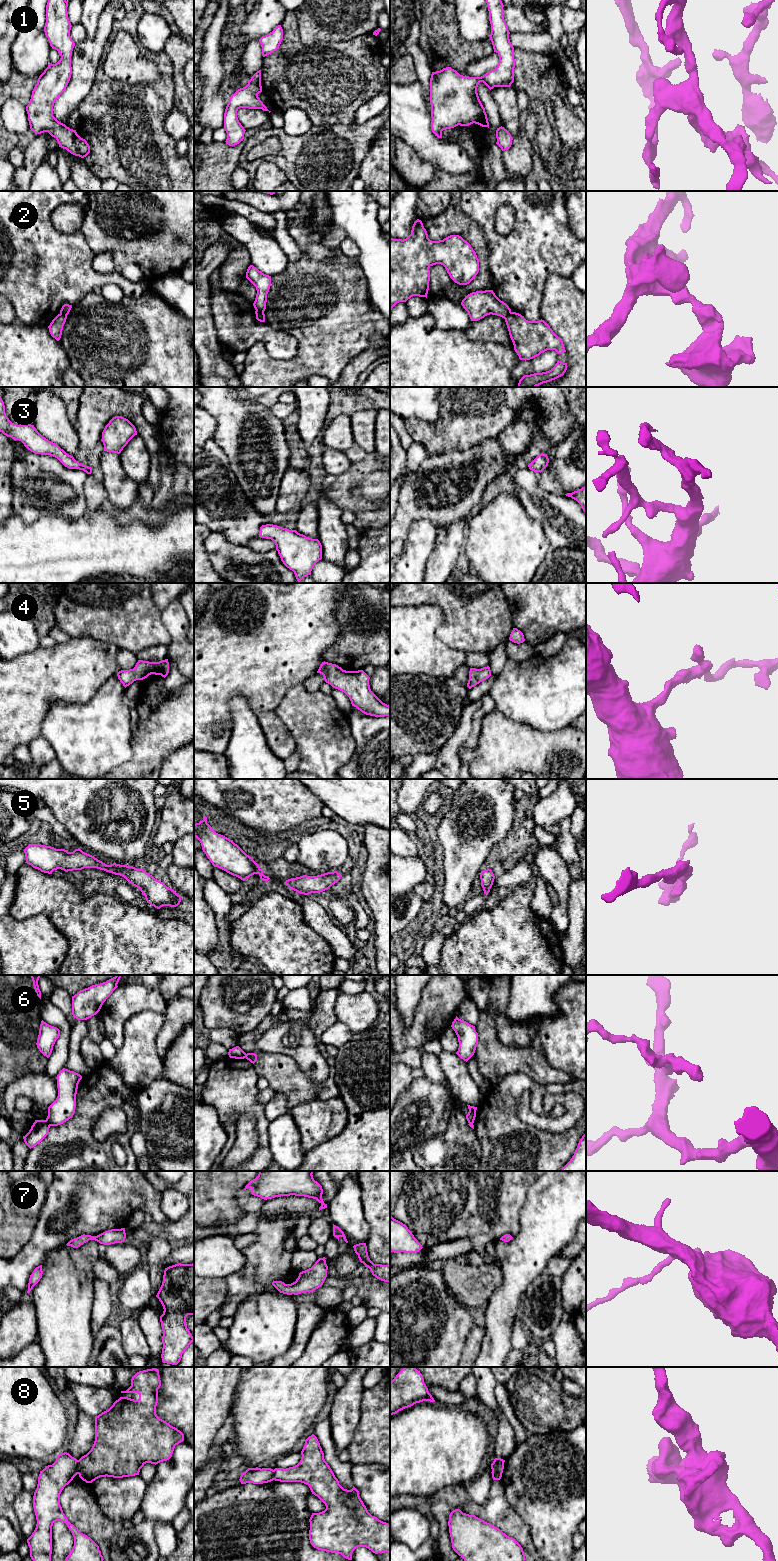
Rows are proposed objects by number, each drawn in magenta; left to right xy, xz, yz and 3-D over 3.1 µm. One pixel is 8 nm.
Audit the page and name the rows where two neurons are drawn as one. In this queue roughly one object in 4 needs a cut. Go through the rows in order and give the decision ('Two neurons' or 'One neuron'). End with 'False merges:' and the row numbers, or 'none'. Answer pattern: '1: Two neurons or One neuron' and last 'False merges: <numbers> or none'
1: One neuron
2: Two neurons
3: One neuron
4: One neuron
5: One neuron
6: Two neurons
7: One neuron
8: Two neurons
False merges: 2, 6, 8

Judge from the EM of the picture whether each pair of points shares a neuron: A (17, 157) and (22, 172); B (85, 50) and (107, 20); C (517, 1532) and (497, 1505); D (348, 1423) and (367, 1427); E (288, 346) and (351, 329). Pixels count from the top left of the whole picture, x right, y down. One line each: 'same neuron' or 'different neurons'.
A: different neurons
B: same neuron
C: same neuron
D: different neurons
E: different neurons

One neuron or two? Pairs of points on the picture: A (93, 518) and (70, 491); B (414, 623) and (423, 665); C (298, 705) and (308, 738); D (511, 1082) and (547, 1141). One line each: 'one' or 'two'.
A: two
B: one
C: one
D: one

